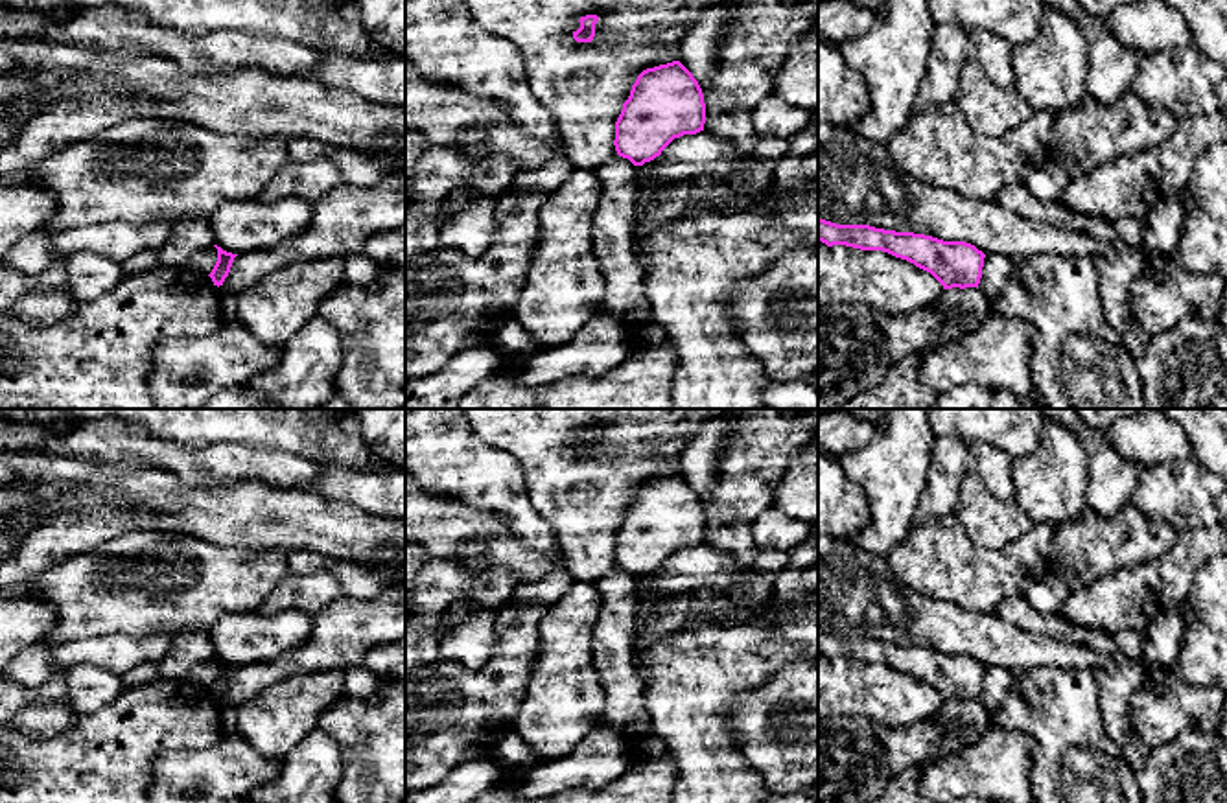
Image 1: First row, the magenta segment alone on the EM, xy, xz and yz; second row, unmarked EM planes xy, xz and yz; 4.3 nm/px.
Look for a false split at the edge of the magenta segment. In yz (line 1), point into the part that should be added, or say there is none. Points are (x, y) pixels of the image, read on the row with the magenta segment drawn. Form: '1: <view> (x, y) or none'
1: none

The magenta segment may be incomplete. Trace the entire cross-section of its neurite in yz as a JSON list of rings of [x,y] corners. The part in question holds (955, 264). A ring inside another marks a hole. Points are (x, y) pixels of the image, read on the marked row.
[[[818,217],[818,241],[860,250],[882,250],[930,273],[943,289],[978,287],[986,254],[965,241],[895,232],[870,225],[836,225]]]

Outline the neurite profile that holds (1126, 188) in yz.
[[[1157,151],[1124,155],[1096,169],[1072,175],[1059,201],[1085,217],[1109,223],[1146,219],[1157,203],[1163,179]]]

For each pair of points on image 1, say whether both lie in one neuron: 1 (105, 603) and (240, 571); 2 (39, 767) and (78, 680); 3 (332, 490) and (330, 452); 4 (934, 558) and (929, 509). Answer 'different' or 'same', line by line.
1: same
2: different
3: different
4: different

